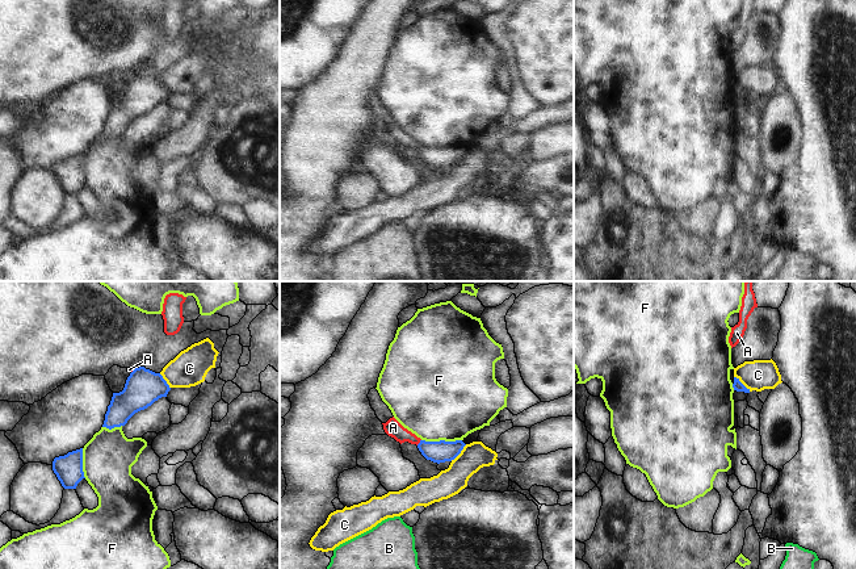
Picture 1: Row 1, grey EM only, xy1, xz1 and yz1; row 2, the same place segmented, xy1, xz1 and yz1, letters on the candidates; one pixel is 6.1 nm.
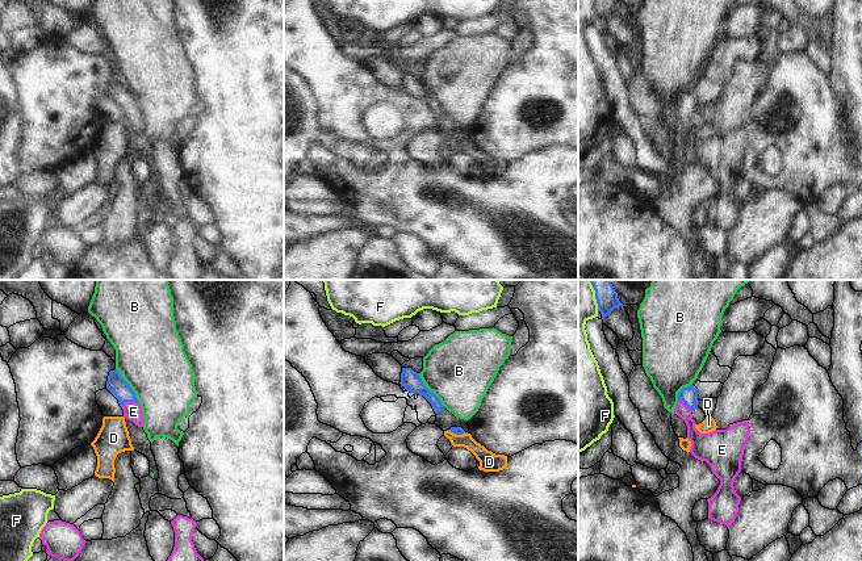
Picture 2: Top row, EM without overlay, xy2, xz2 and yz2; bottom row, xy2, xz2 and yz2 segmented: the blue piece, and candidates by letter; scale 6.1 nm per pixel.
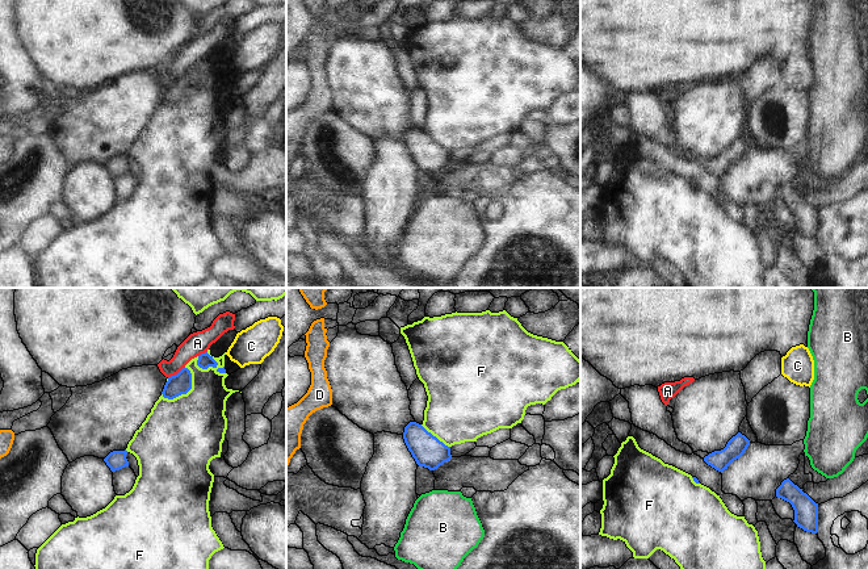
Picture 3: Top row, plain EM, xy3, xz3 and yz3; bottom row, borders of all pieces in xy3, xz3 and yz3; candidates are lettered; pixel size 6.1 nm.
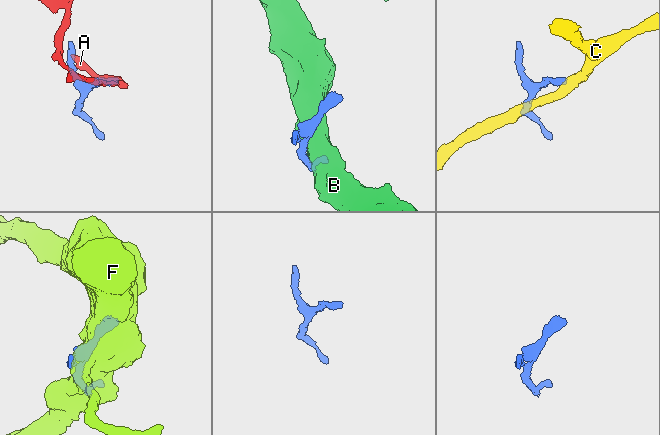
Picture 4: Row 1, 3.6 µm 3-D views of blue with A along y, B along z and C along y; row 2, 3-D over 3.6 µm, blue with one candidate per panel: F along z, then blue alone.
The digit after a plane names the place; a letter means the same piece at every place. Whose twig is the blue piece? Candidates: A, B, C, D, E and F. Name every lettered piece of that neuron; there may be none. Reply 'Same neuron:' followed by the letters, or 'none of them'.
Same neuron: E

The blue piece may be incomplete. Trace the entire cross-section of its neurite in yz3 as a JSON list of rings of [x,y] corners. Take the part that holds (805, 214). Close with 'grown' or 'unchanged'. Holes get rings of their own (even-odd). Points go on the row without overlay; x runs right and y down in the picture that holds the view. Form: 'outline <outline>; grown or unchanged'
outline [[[789,184],[776,194],[776,202],[789,208],[794,216],[794,229],[806,238],[818,238],[818,209]]]; unchanged

